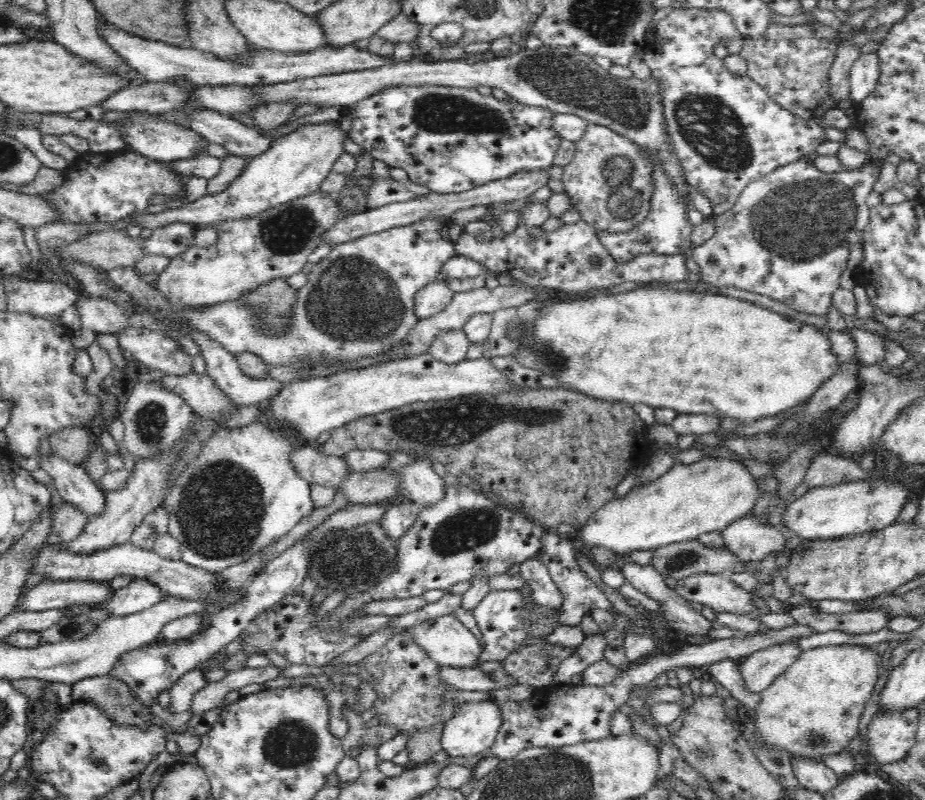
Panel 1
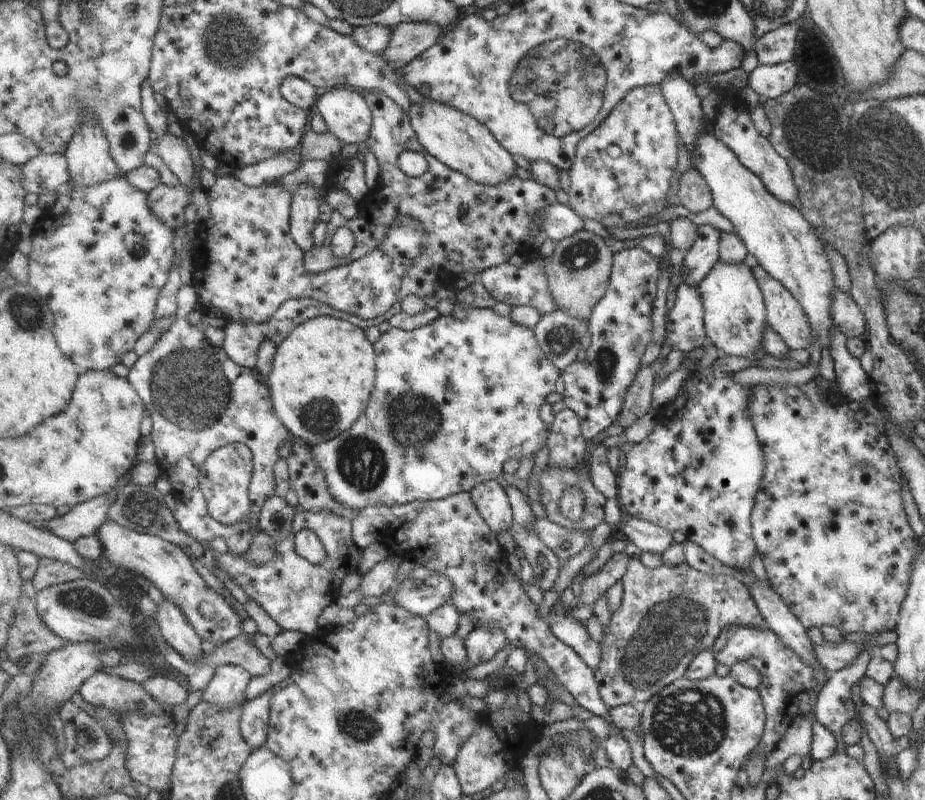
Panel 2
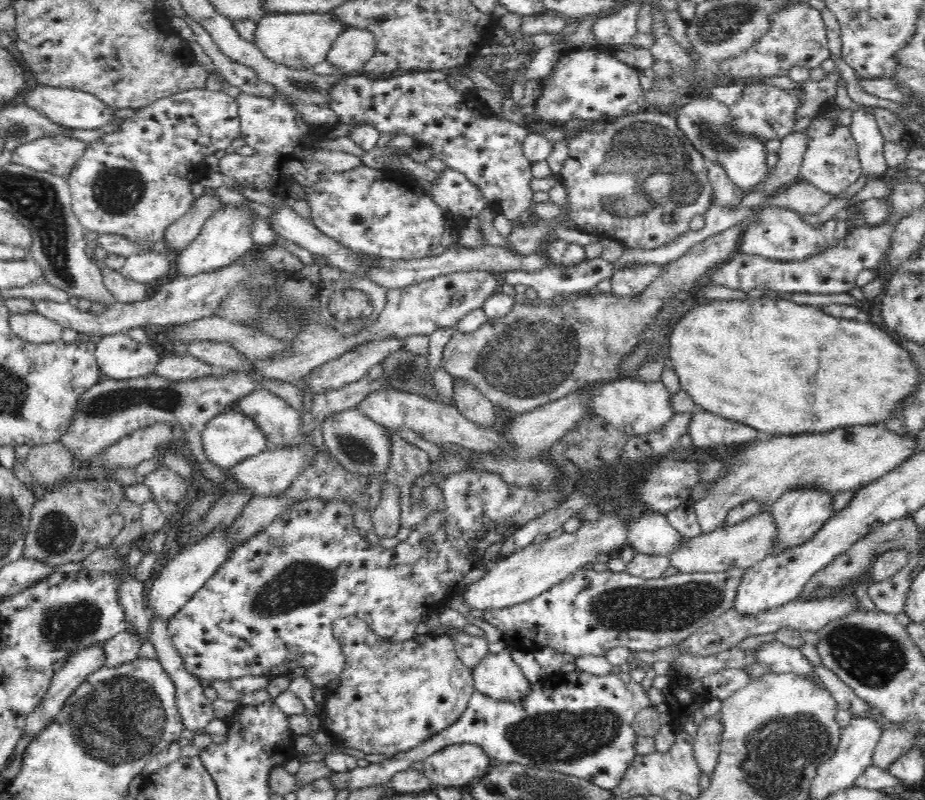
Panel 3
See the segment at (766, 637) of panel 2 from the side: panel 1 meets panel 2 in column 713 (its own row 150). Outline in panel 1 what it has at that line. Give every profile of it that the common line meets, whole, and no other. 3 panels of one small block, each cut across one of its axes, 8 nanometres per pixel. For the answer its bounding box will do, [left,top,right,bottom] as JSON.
[597,145,693,264]

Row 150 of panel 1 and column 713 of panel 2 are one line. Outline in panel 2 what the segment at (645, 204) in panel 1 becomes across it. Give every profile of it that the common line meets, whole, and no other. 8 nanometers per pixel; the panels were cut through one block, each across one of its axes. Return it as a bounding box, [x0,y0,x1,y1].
[594,550,766,709]

